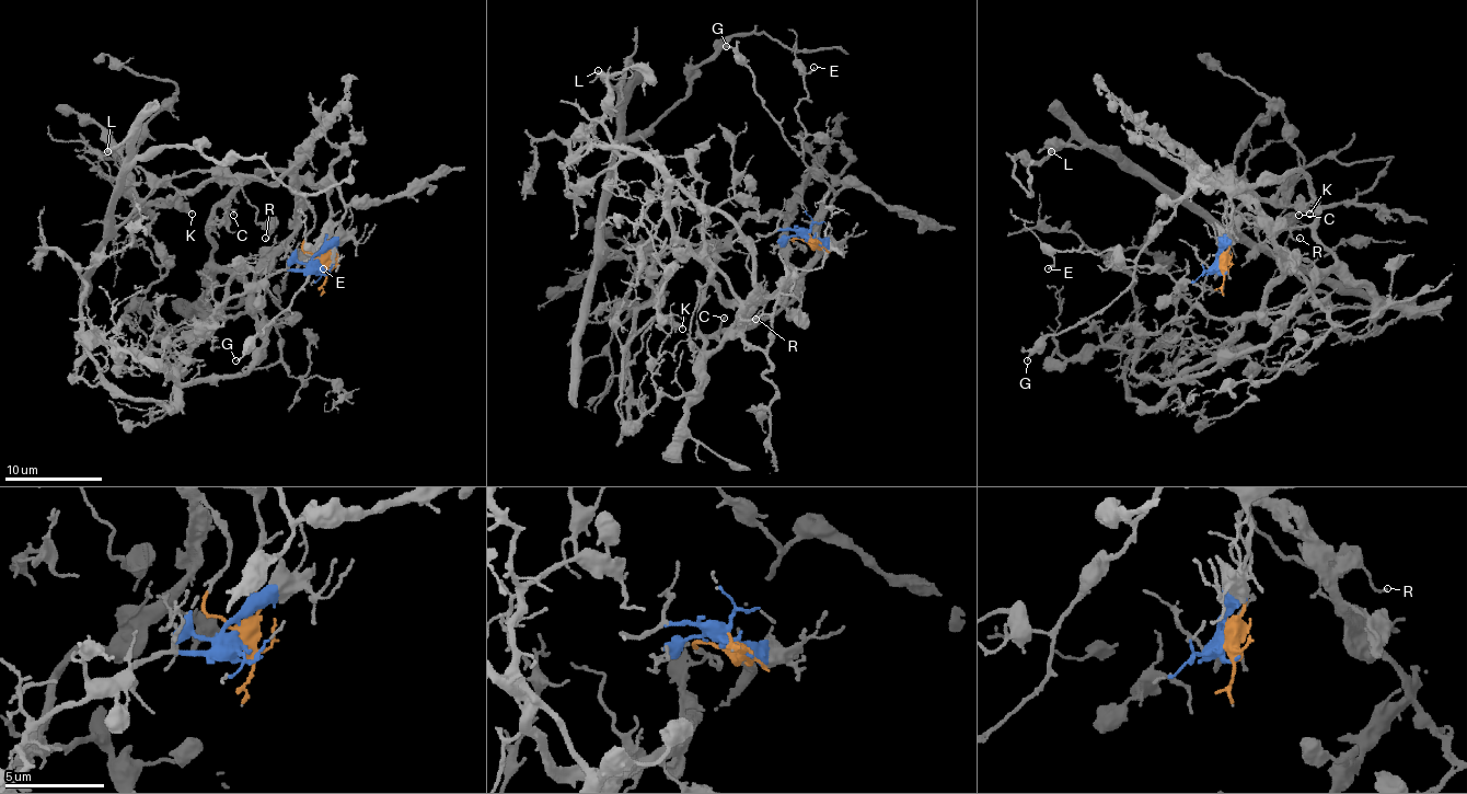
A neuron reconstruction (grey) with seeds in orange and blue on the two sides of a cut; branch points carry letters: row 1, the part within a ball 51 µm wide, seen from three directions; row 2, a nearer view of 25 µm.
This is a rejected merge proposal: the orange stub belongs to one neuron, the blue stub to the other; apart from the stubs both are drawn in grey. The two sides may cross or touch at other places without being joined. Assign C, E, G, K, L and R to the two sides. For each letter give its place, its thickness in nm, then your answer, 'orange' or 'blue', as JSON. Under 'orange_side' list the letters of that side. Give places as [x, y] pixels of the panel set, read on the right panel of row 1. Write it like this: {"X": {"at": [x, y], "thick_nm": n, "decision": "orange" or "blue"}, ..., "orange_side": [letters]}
{"C": {"at": [1298, 215], "thick_nm": 180, "decision": "blue"}, "E": {"at": [1048, 268], "thick_nm": 150, "decision": "blue"}, "G": {"at": [1027, 360], "thick_nm": 120, "decision": "blue"}, "K": {"at": [1309, 214], "thick_nm": 240, "decision": "orange"}, "L": {"at": [1051, 151], "thick_nm": 280, "decision": "orange"}, "R": {"at": [1300, 238], "thick_nm": 130, "decision": "orange"}, "orange_side": ["K", "L", "R"]}

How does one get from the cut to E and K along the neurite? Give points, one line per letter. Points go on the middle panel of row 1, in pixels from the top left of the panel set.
E: (810, 238), (820, 251), (818, 218), (835, 192), (803, 152), (796, 111), (808, 95), (803, 73), (812, 67)
K: (810, 238), (790, 248), (781, 216), (749, 216), (700, 245), (658, 299), (683, 329)

